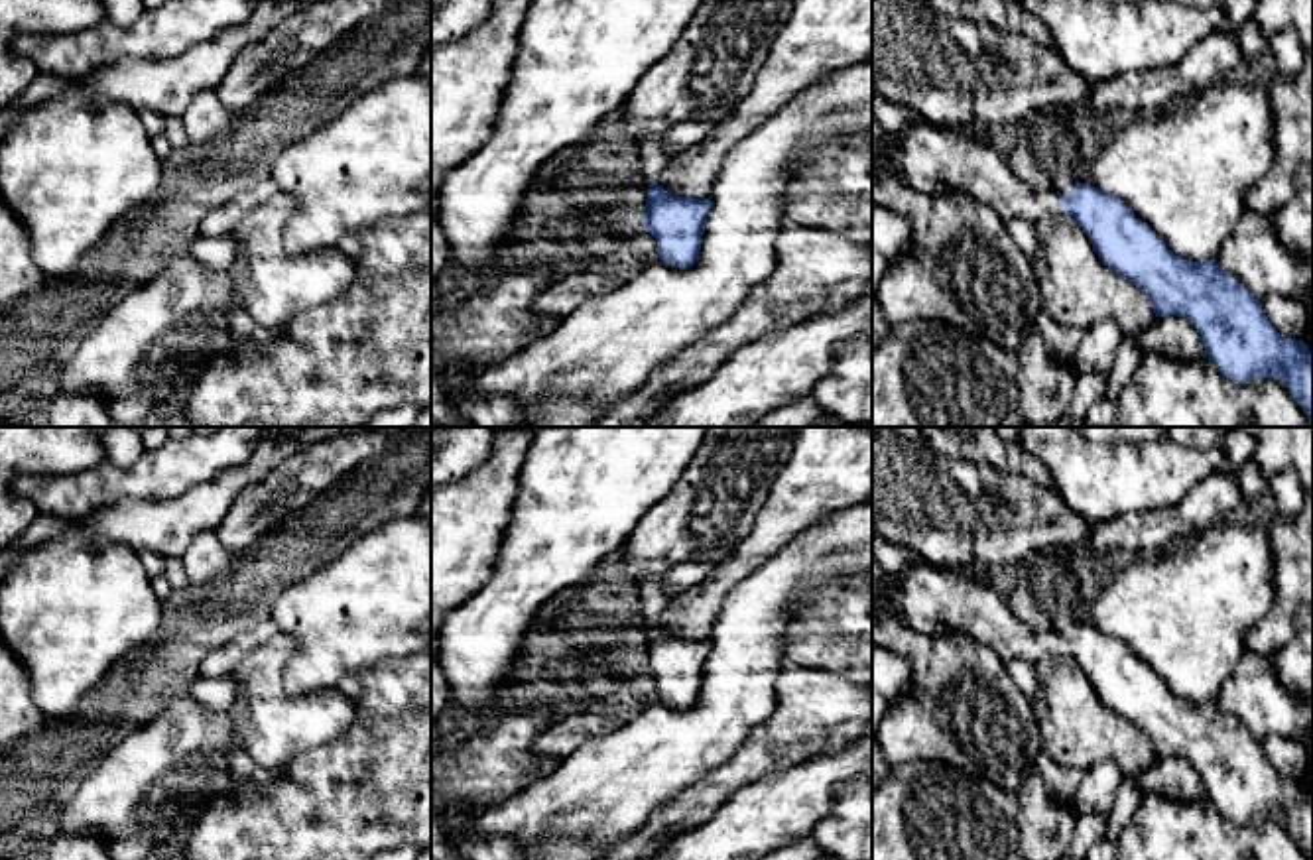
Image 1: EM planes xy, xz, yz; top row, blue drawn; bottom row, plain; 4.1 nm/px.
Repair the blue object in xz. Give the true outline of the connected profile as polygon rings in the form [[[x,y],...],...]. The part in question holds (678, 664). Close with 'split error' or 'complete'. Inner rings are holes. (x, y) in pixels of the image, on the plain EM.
[[[665,573],[638,583],[644,620],[650,624],[644,669],[657,683],[657,699],[671,708],[691,708],[703,685],[705,663],[713,649],[709,640],[667,634],[657,622],[675,594],[663,586]]] | split error

